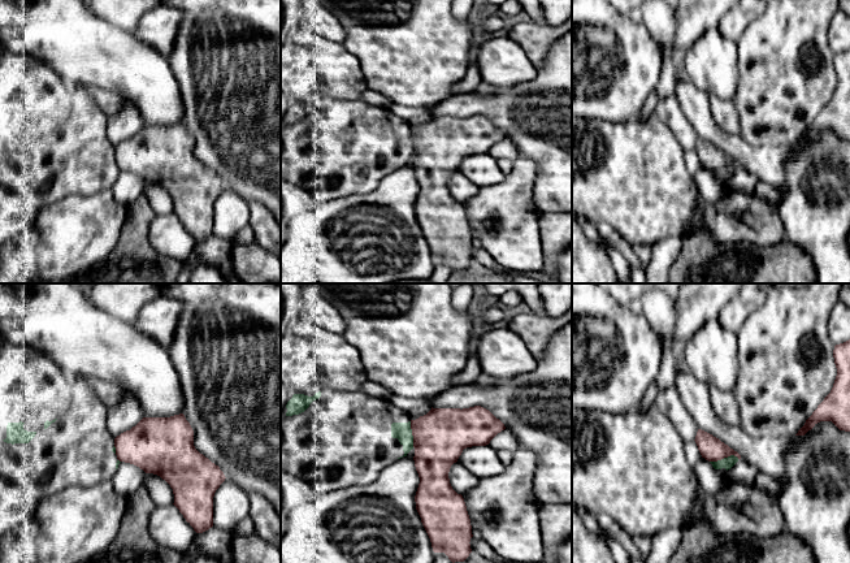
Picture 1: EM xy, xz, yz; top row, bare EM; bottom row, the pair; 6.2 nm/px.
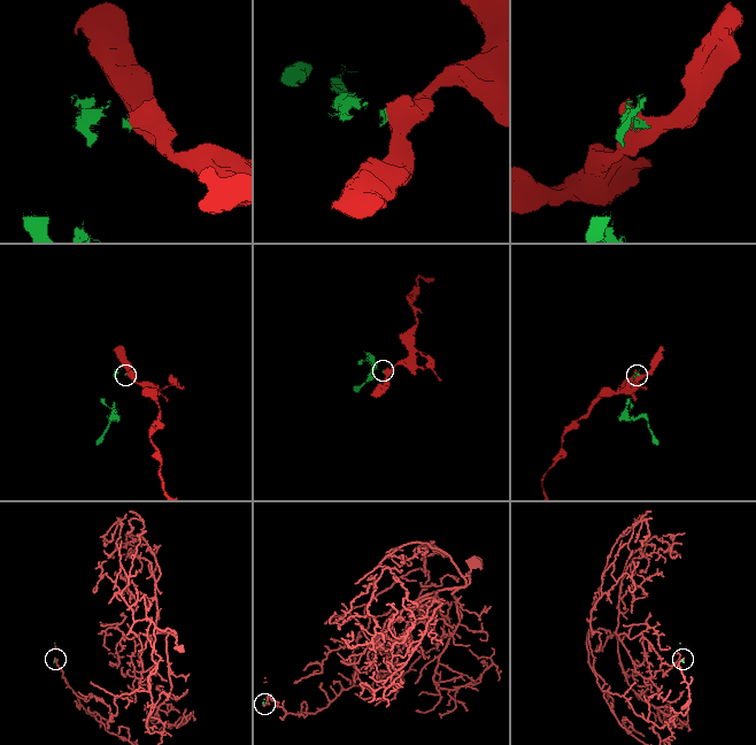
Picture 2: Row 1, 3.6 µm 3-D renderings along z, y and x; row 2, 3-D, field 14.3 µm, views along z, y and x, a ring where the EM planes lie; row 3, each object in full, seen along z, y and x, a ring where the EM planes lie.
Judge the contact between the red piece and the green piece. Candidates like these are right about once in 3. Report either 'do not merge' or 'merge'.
do not merge

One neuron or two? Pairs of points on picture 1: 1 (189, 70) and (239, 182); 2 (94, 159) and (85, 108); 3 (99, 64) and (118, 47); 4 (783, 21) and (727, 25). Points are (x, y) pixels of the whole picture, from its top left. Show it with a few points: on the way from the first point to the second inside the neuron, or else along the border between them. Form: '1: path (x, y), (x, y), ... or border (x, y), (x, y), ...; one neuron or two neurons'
1: path (190, 99), (191, 121), (211, 157); one neuron
2: path (85, 146), (85, 121); one neuron
3: path (104, 59), (109, 57), (113, 52); one neuron
4: border (762, 13), (745, 29), (736, 43); two neurons

